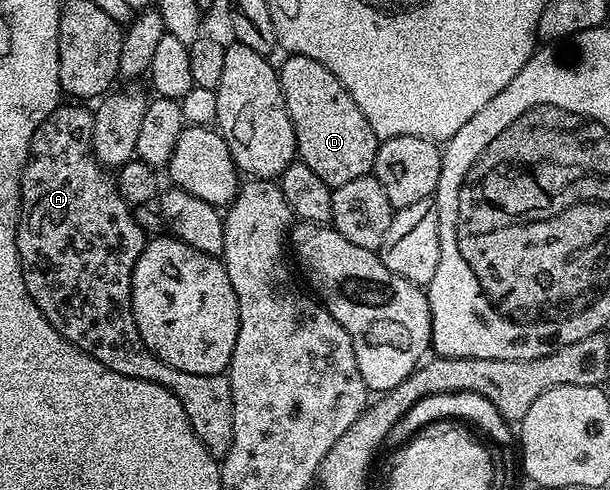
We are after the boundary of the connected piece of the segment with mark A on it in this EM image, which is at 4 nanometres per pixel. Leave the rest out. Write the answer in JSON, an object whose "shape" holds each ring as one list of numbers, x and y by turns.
{"shape":[[67,105,55,107,50,113,50,117,46,117,46,121,42,121,38,125,38,129,34,129,34,137,28,146,28,159,24,163,23,171,20,172,20,218,16,225,16,244,26,289,30,293,34,305,38,305,38,309,46,317,46,321,50,321,50,325,54,325,54,329,58,329,58,333,62,333,62,337,66,337,66,341,78,345,78,349,82,349,87,355,94,357,94,361,102,361,102,365,106,365,106,369,114,369,114,373,122,373,122,377,134,377,142,381,157,383,170,393,174,393,174,397,178,397,182,409,186,409,186,417,190,417,190,425,194,429,198,441,202,441,202,445,206,445,208,452,219,461,224,458,226,453,230,453,230,441,234,441,234,405,228,376,224,373,219,375,182,373,182,369,174,369,170,365,166,365,166,361,159,359,142,341,142,333,138,333,138,325,134,321,132,312,132,274,134,265,144,248,146,234,142,225,138,225,138,221,133,215,133,208,119,193,113,172,101,165,96,156,92,154,92,130,94,129,92,111,84,108,87,107,84,105,72,106,76,107,67,107]]}

